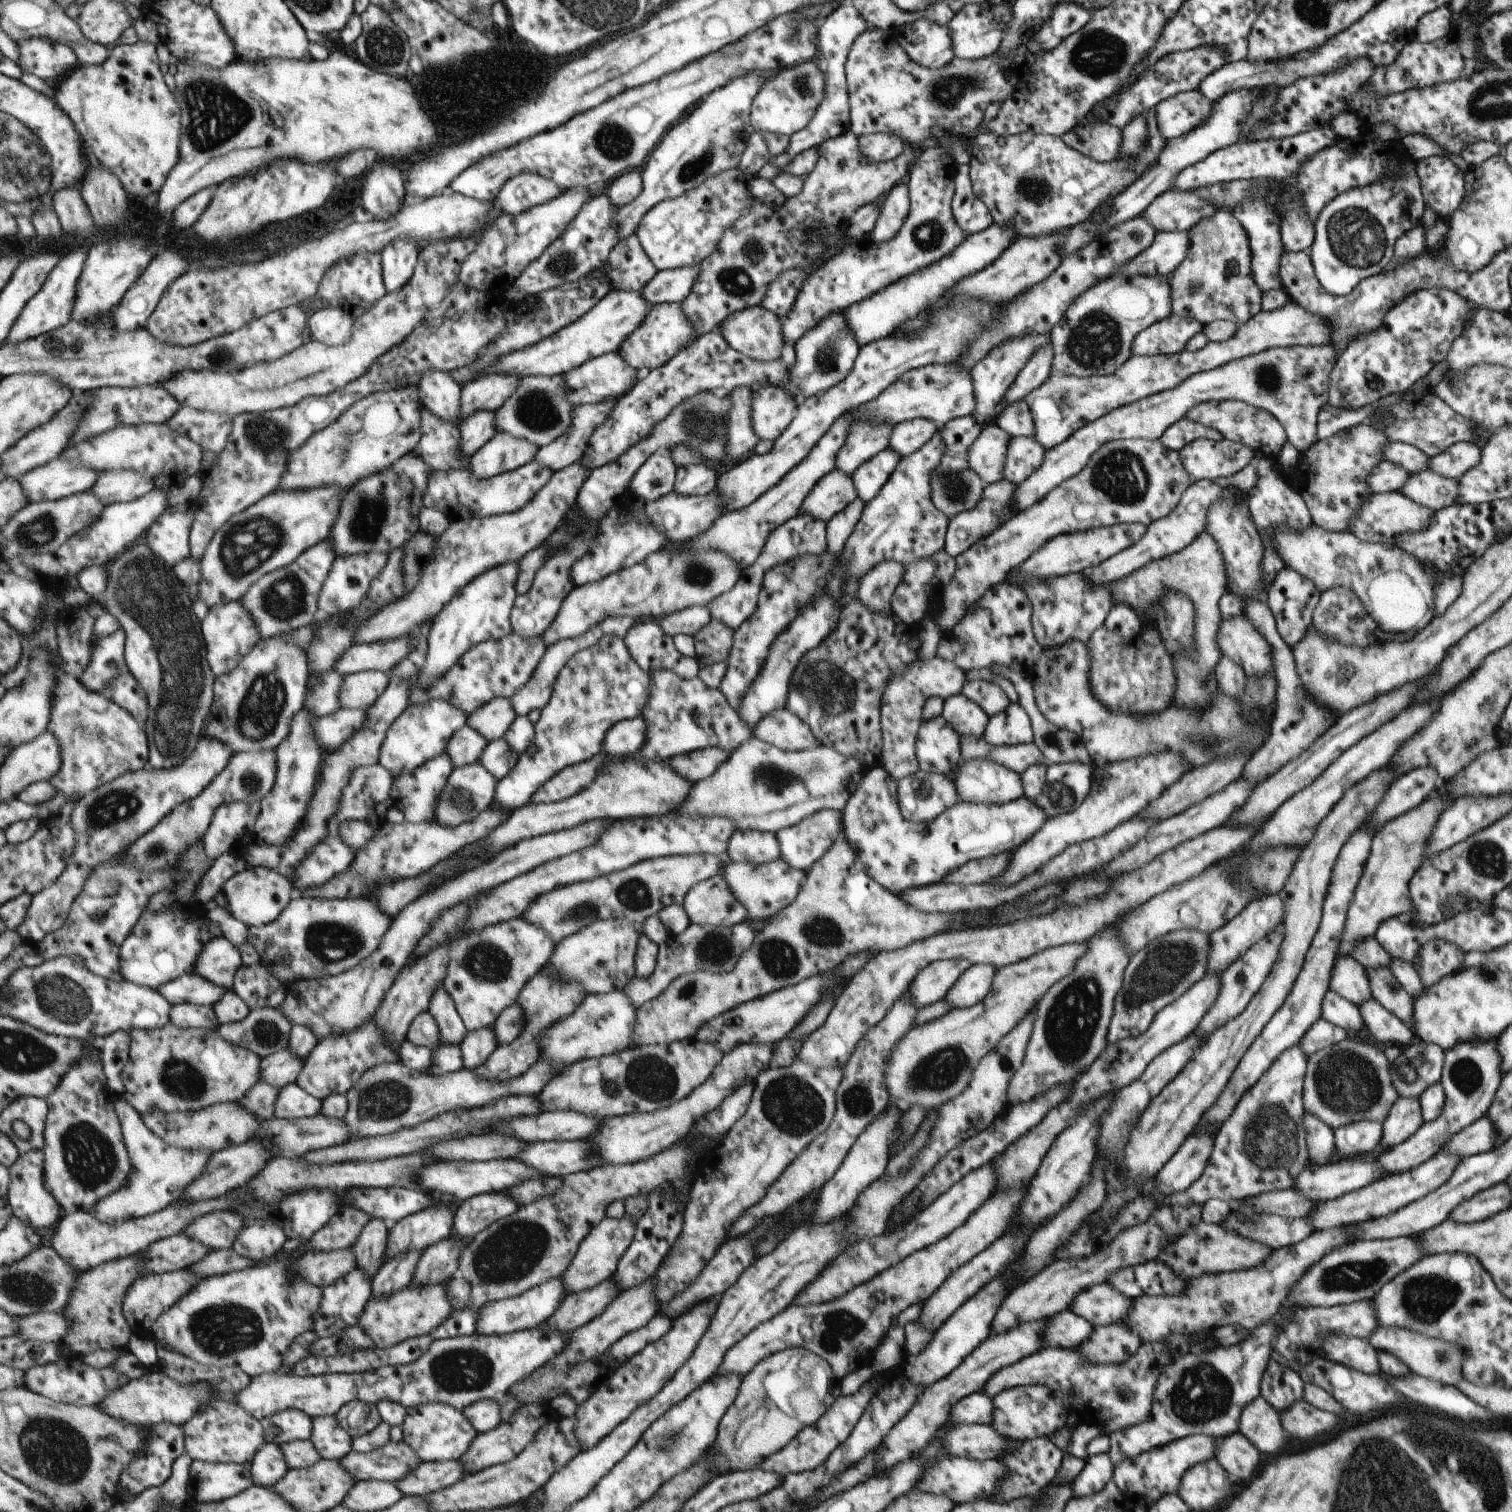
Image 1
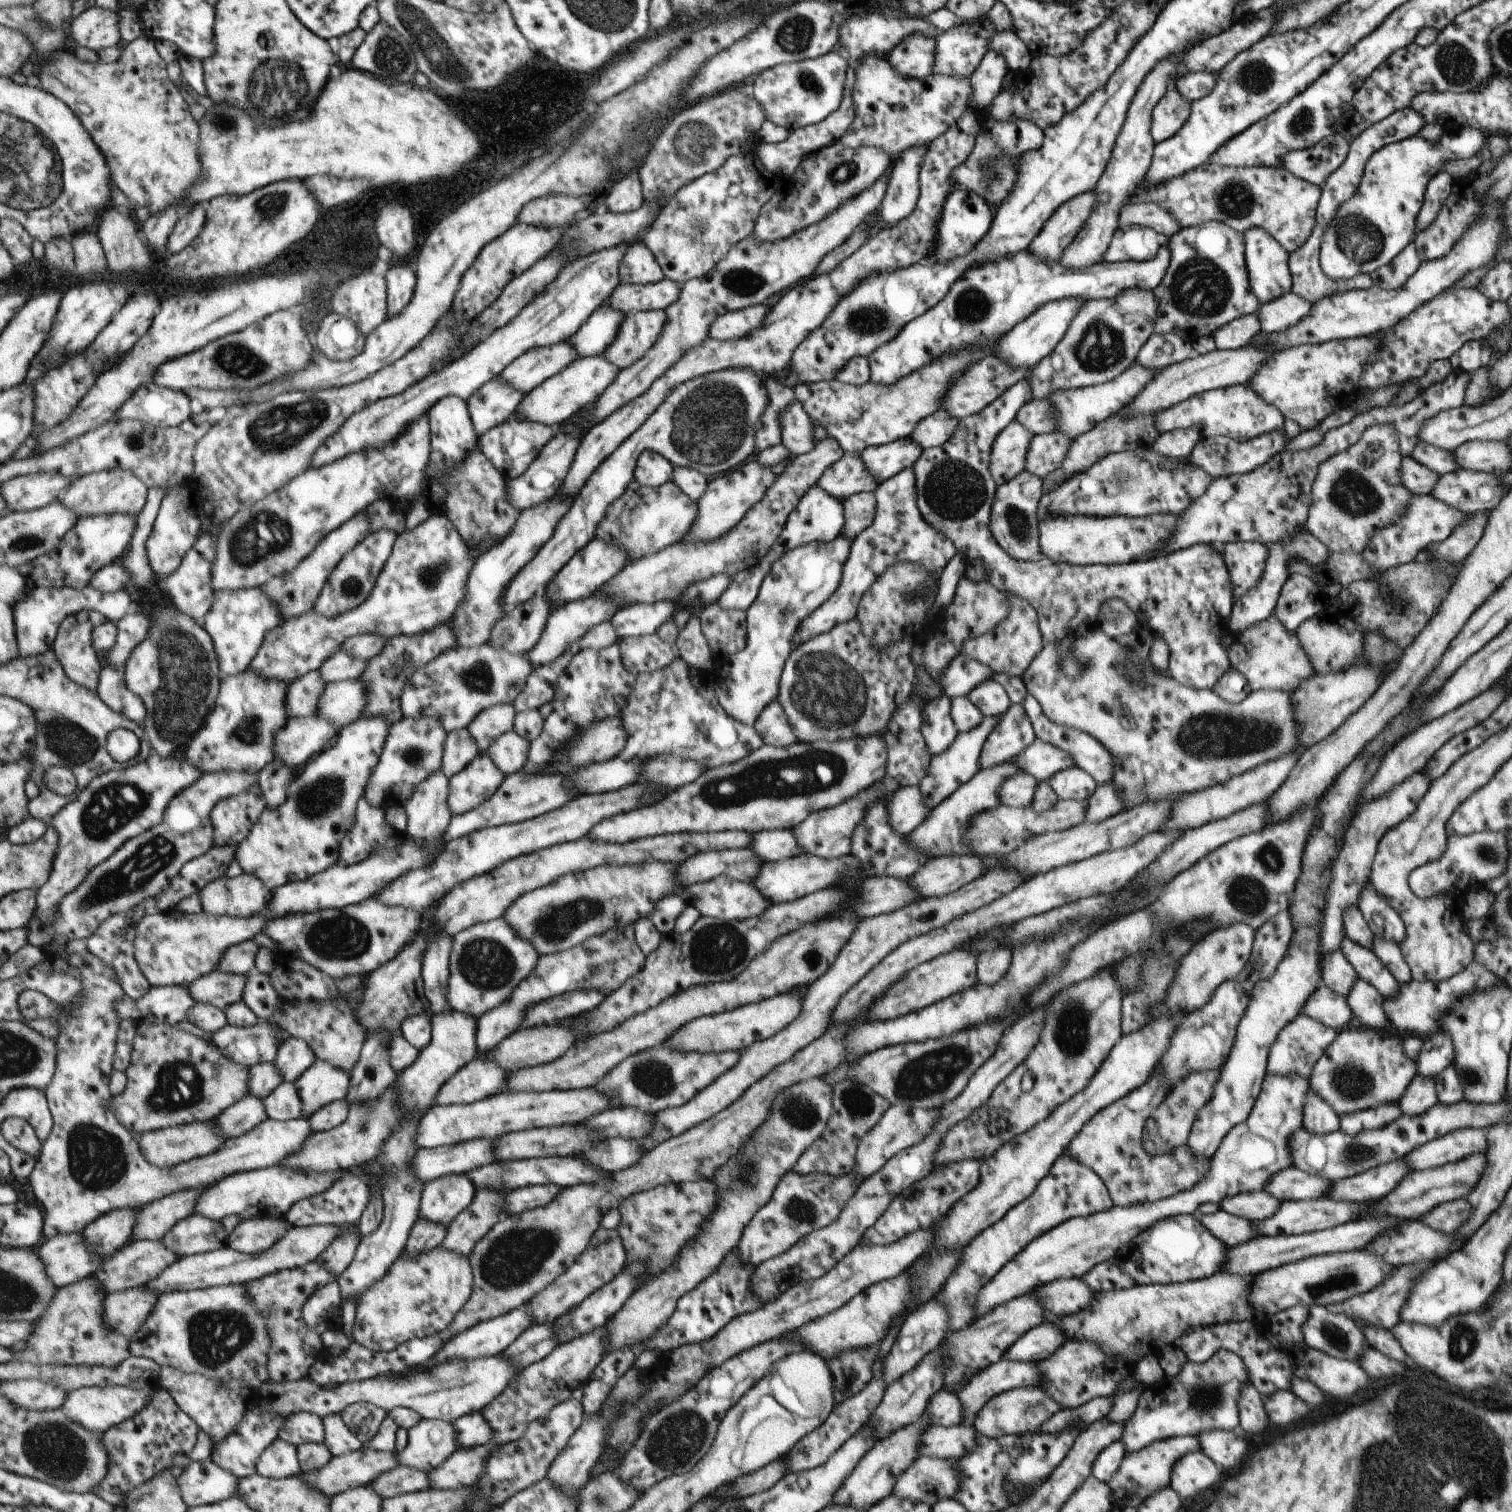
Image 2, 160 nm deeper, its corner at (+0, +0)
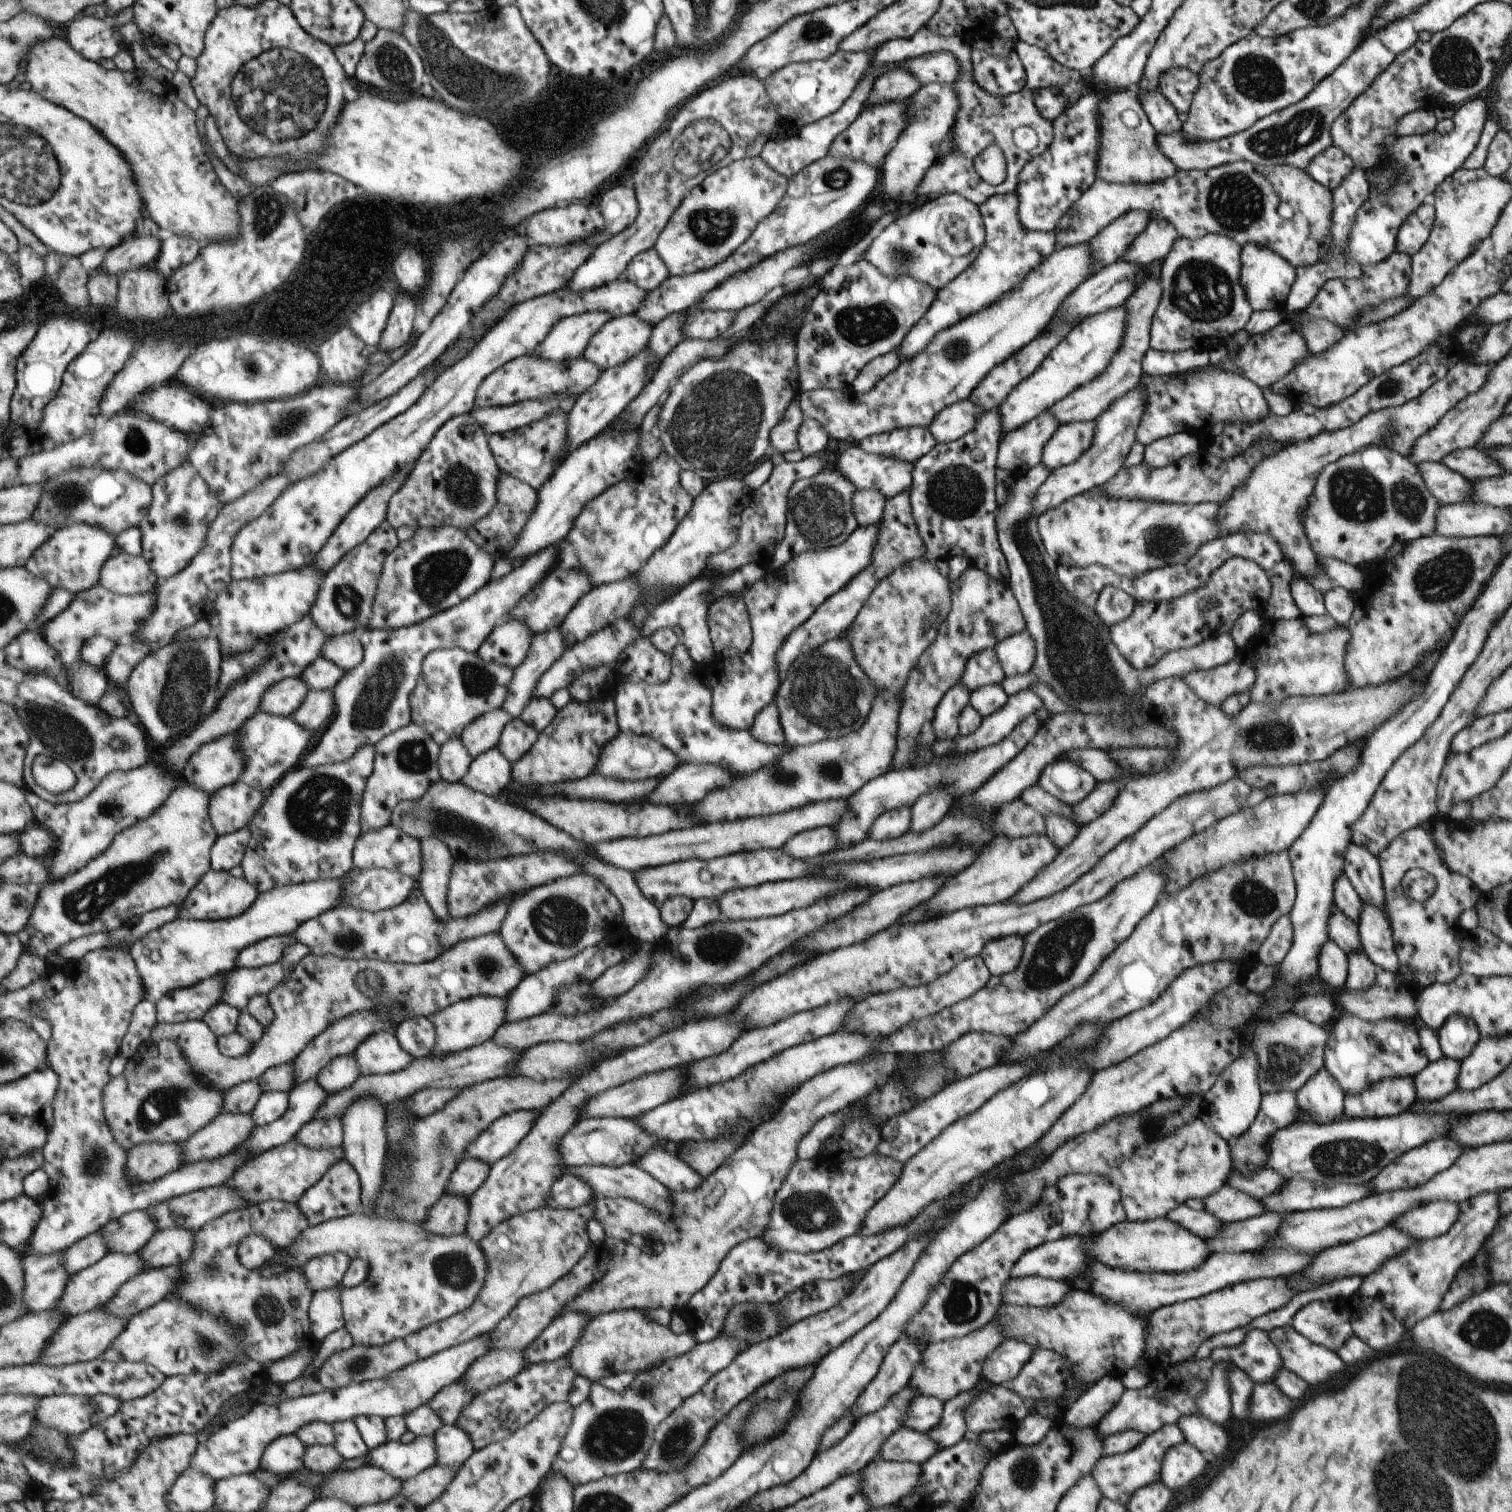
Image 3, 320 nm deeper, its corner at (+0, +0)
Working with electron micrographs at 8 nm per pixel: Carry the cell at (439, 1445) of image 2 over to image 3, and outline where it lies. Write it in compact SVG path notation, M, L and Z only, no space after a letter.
M419 1436L415 1442L388 1441L371 1449L369 1462L387 1474L407 1481L437 1465L439 1450L435 1436Z

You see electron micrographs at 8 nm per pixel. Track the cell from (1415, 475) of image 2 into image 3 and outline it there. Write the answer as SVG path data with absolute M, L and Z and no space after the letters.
M1419 462L1415 465L1415 470L1419 472L1427 492L1440 505L1469 501L1471 490L1467 490L1467 488L1471 488L1471 486L1461 474L1451 472L1449 468L1445 468L1443 464L1437 462Z

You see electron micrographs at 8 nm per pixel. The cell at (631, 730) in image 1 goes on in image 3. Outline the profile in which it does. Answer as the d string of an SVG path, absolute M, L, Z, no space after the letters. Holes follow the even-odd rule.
M611 695L597 697L593 701L568 701L561 710L558 710L547 726L538 733L532 749L511 765L510 780L515 780L523 786L547 786L547 784L587 777L593 770L599 748L605 742L609 742L613 736L617 736L618 732ZM591 744L593 744L593 748L591 748ZM591 750L593 750L593 754L591 754Z

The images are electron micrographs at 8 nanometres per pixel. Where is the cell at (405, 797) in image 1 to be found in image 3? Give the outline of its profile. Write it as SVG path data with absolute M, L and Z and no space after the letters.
M429 838L419 842L423 850L423 874L419 889L425 894L431 910L439 920L451 920L447 896L457 858L449 850L449 846L443 844L441 838Z

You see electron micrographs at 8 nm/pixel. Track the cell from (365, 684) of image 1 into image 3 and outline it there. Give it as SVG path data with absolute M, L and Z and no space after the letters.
M310 690L301 707L291 718L311 732L323 732L336 715L335 690Z

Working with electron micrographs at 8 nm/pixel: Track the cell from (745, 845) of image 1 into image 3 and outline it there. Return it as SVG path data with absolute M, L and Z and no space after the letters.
M815 828L815 830L807 830L801 832L797 836L793 836L789 842L785 842L783 852L791 854L793 858L813 858L817 854L825 854L829 850L834 850L837 846L835 842L835 834L833 830L829 832L829 828Z

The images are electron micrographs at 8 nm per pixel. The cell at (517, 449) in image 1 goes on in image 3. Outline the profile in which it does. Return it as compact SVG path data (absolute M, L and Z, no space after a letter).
M555 410L555 412L547 414L547 416L543 416L541 420L517 428L512 432L487 435L488 445L493 460L496 460L497 468L537 491L541 484L549 480L553 470L559 466L561 456L565 454L567 416L568 414L565 414L565 412Z

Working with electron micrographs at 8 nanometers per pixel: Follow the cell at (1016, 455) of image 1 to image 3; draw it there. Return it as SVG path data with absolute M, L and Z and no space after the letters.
M1093 421L1060 424L1041 448L1041 459L1050 472L1073 463L1091 444Z

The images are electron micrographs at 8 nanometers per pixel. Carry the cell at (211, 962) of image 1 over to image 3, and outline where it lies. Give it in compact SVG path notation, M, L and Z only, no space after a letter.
M277 936L257 942L254 946L245 948L237 958L237 967L261 968L263 966L280 962L287 950L287 946L297 943L295 936Z

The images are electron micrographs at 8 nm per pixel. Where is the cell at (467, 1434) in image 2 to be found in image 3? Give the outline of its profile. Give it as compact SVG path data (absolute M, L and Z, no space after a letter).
M457 1424L444 1425L435 1436L437 1450L439 1450L437 1464L440 1466L449 1464L453 1470L459 1471L475 1451L471 1439L469 1434Z

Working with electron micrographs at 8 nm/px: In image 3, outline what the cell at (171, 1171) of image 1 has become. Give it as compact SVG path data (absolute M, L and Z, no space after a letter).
M99 1230L85 1239L79 1240L65 1252L65 1268L69 1270L69 1274L75 1275L77 1272L97 1264L109 1253L111 1250L105 1242L105 1236Z

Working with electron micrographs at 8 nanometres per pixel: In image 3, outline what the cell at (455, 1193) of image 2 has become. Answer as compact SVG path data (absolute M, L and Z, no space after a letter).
M463 1160L460 1166L453 1172L449 1184L447 1184L447 1192L445 1195L453 1194L453 1196L463 1196L469 1198L473 1192L488 1178L488 1169L490 1166L477 1162L477 1160Z

